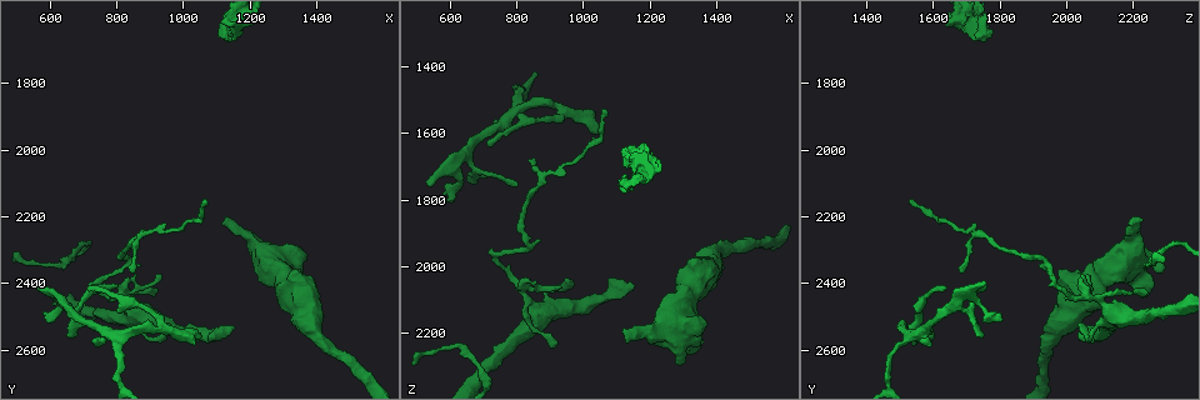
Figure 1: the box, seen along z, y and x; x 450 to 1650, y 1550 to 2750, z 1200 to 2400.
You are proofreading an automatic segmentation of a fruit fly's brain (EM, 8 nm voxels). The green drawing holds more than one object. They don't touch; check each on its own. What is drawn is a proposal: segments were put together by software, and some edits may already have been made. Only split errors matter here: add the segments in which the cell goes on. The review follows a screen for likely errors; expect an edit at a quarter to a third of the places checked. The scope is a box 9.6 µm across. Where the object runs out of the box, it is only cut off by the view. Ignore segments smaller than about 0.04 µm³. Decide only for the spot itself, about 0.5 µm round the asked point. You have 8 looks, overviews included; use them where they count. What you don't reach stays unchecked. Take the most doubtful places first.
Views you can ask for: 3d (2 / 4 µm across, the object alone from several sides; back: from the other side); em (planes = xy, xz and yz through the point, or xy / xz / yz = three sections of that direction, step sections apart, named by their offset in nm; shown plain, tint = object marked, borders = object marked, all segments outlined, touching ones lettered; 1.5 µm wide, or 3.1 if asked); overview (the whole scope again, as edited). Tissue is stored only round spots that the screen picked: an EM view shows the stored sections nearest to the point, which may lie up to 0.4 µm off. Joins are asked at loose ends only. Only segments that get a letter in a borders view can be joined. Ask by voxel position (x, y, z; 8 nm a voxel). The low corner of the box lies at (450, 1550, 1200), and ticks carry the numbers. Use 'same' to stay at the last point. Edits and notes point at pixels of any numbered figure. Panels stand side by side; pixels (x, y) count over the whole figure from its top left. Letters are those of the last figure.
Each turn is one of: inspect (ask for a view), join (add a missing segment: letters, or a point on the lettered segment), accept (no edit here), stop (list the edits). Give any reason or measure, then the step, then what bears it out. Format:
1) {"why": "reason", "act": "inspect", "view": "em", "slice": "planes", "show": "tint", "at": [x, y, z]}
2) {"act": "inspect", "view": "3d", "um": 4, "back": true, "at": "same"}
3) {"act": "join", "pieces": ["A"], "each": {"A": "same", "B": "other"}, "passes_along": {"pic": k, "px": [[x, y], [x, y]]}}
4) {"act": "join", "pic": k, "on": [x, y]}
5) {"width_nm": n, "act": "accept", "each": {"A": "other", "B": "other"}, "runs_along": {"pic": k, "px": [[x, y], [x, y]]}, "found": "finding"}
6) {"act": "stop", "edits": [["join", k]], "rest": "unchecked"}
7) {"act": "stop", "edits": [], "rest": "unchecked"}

{"why": "an open end", "act": "inspect", "view": "3d", "um": 2, "at": [1150, 2540, 2060]}

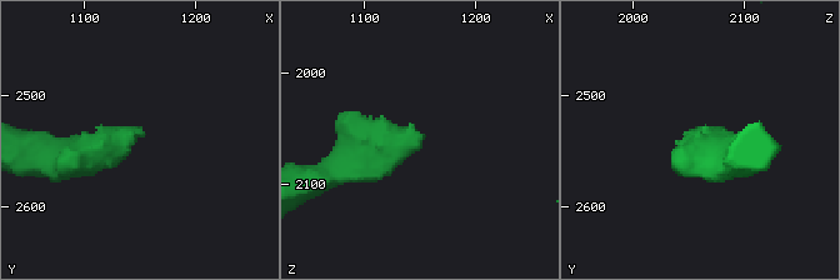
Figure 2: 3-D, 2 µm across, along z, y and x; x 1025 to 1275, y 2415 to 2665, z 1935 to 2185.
{"act": "inspect", "view": "em", "slice": "xy", "step": 8, "show": "tint", "at": [1154, 2536, 2054]}

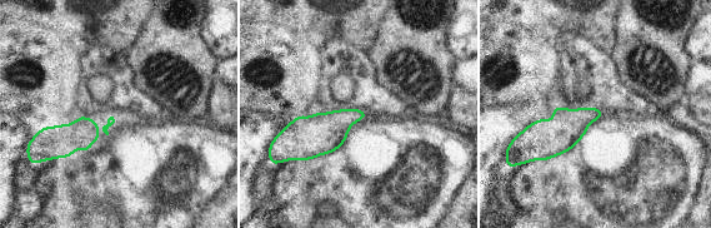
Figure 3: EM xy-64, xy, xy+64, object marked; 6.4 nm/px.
{"why": "what lies round it", "act": "inspect", "view": "em", "slice": "xy", "step": 8, "show": "borders", "at": "same"}

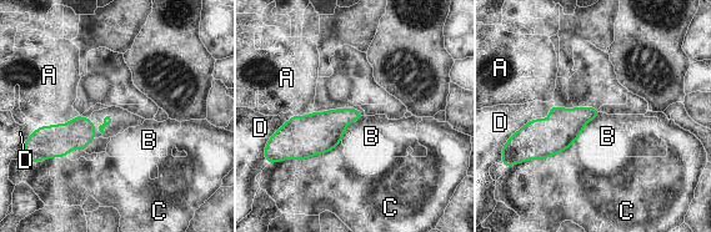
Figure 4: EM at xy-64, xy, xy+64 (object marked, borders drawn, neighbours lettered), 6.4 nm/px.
{"act": "accept", "each": {"A": "other", "B": "other", "C": "other", "D": "other"}, "border": {"pic": 4, "px": [[600, 112], [586, 124], [581, 134]]}, "found": "none of them fits"}

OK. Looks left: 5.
{"why": "free end", "act": "inspect", "view": "3d", "um": 4, "at": [1120, 2200, 2210]}

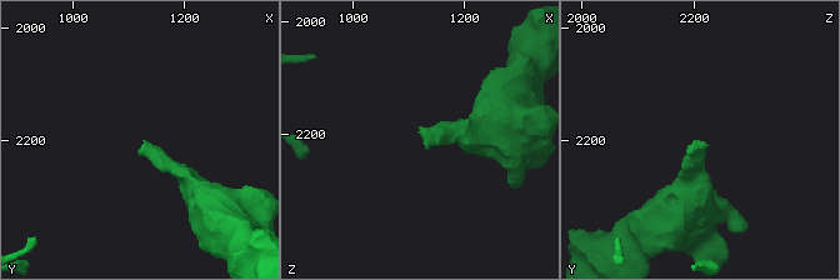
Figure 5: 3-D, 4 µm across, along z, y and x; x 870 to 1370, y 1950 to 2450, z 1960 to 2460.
{"act": "inspect", "view": "em", "slice": "yz", "step": 8, "show": "tint", "at": [1125, 2200, 2200]}

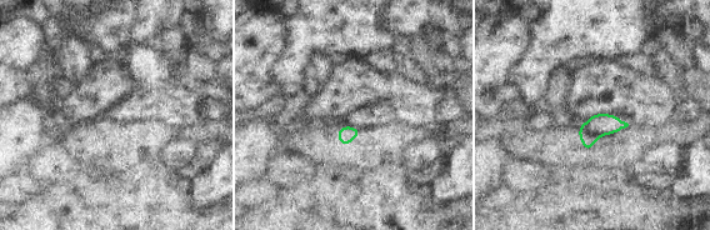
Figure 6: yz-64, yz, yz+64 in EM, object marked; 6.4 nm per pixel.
{"why": "cut it another way", "act": "inspect", "view": "em", "slice": "planes", "show": "borders", "at": "same"}

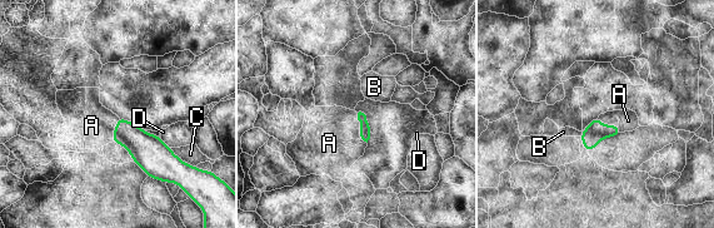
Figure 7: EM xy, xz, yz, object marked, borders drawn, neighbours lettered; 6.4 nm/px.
{"act": "join", "pieces": ["A"], "each": {"A": "same", "B": "other", "C": "other", "D": "other"}, "passes_along": {"pic": 7, "px": [[365, 130], [360, 128], [329, 143]]}, "found": "the cell continues"}

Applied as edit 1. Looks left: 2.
{"why": "end of a long branch", "act": "inspect", "view": "3d", "um": 2, "at": [1130, 1640, 1780]}

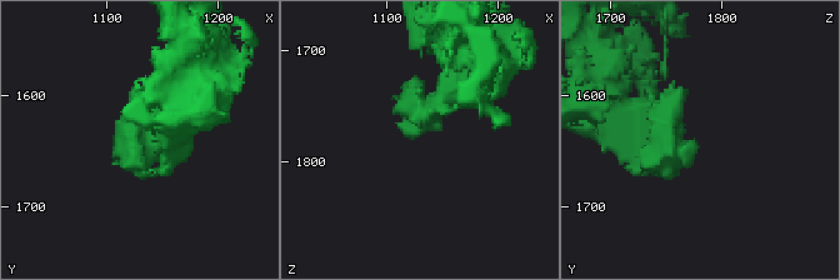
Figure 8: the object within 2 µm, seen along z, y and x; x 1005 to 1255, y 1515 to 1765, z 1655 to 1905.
{"act": "inspect", "view": "em", "slice": "planes", "show": "borders", "at": [1120, 1648, 1780]}

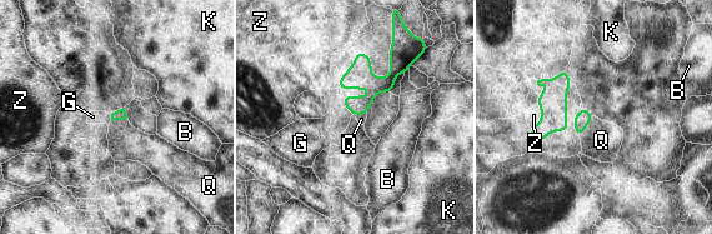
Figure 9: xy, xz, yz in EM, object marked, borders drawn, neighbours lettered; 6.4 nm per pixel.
{"act": "accept", "each": {"B": "other", "G": "other", "K": "other", "Q": "other", "Z": "other"}, "runs_along": {"pic": 9, "px": [[394, 53], [394, 73], [355, 111]]}, "found": "no lettered segment goes on from it"}

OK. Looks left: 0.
{"act": "stop", "edits": [["join", 7]], "rest": "unchecked"}

